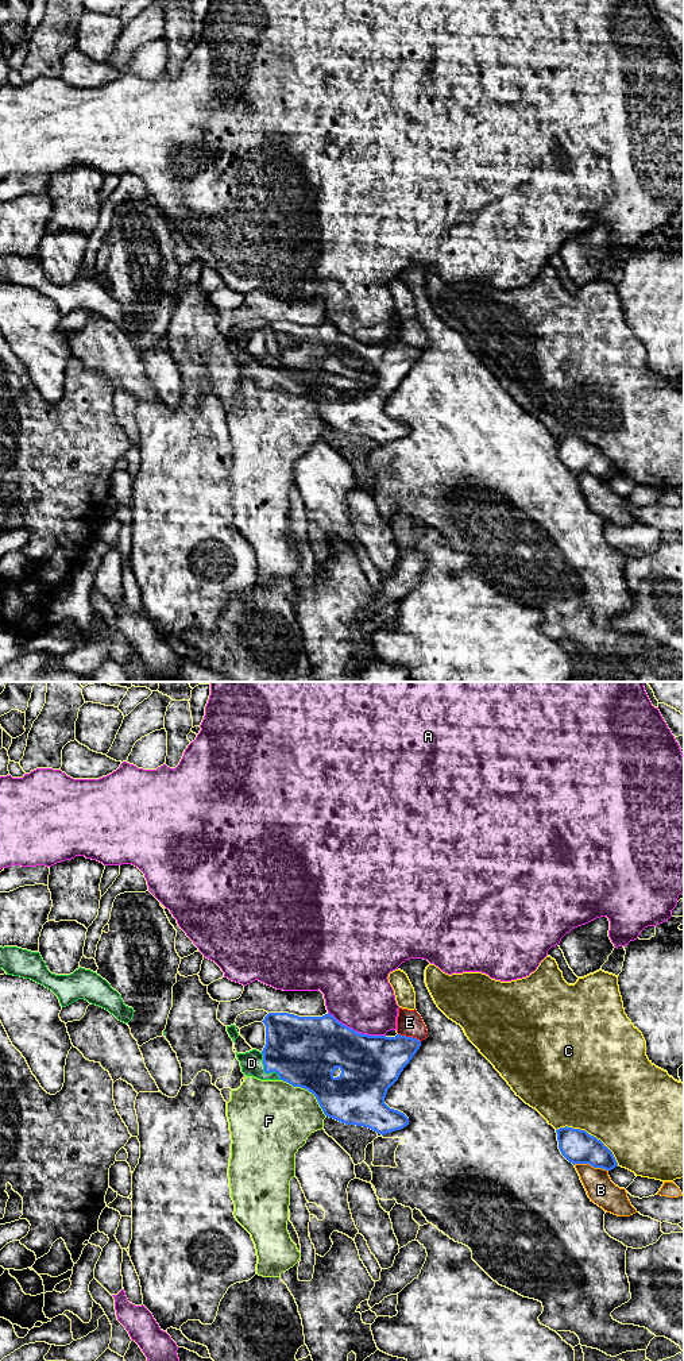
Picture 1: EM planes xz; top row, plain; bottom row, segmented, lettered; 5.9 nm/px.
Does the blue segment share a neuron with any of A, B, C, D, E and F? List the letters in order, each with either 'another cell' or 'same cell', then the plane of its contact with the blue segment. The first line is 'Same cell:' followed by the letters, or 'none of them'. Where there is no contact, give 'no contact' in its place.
Same cell: D
A: another cell | xz
B: another cell | xz
C: another cell | xz
D: same cell | xz
E: another cell | xz
F: another cell | xz

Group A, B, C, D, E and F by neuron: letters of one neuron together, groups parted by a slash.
A / B / C E / D / F

